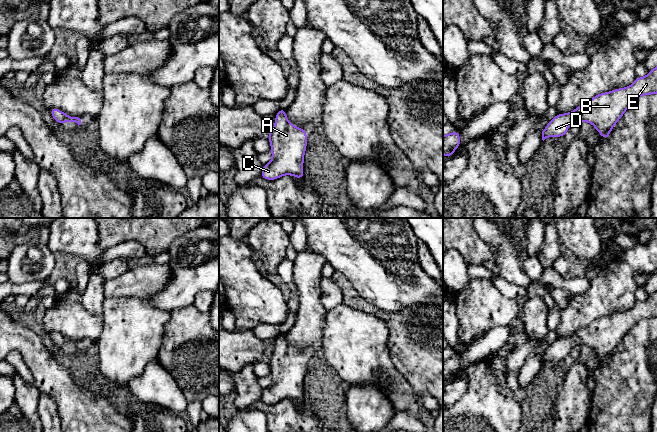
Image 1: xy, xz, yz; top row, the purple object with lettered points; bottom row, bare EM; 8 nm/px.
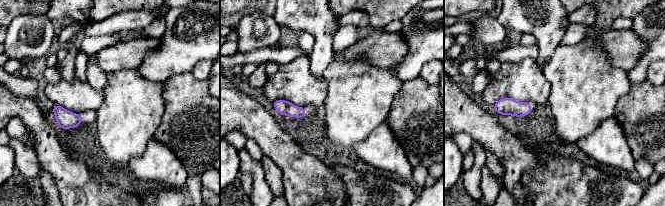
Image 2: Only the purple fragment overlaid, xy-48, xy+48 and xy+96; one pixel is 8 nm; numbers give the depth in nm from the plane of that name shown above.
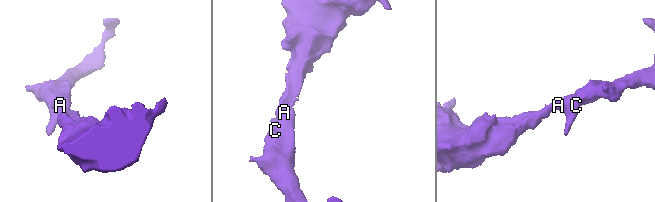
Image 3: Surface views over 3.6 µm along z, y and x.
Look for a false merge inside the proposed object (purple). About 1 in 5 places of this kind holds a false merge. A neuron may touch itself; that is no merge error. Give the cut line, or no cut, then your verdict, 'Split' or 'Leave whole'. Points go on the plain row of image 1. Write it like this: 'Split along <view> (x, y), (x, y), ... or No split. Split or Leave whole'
No split. Leave whole

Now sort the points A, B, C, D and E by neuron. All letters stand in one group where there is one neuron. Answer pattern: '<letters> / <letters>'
A B C D E

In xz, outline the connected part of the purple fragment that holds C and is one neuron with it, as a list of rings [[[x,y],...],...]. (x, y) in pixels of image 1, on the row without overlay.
[[[279,333],[275,349],[268,357],[272,383],[263,389],[260,401],[266,404],[275,404],[284,399],[304,402],[303,387],[307,360],[303,352],[296,351],[288,345],[286,333]]]

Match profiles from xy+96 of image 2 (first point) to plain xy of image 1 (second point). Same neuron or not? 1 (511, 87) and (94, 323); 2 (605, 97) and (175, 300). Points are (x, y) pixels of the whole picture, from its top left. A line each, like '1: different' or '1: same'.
1: same
2: different

